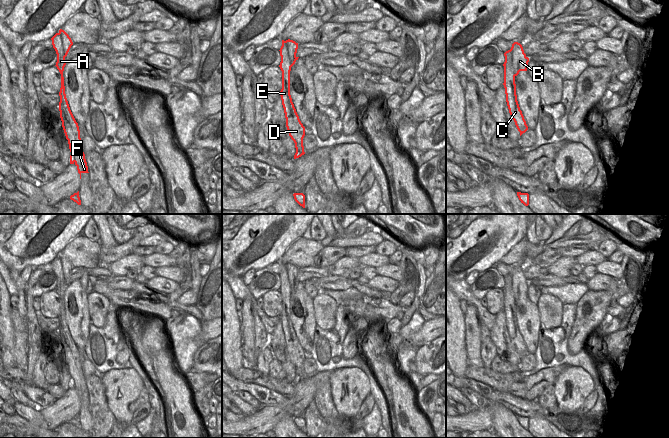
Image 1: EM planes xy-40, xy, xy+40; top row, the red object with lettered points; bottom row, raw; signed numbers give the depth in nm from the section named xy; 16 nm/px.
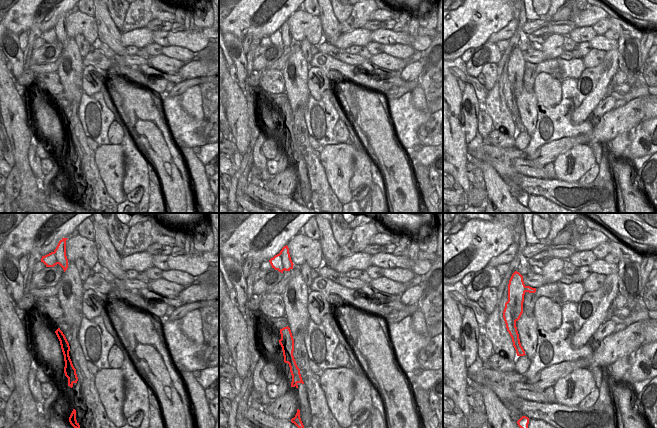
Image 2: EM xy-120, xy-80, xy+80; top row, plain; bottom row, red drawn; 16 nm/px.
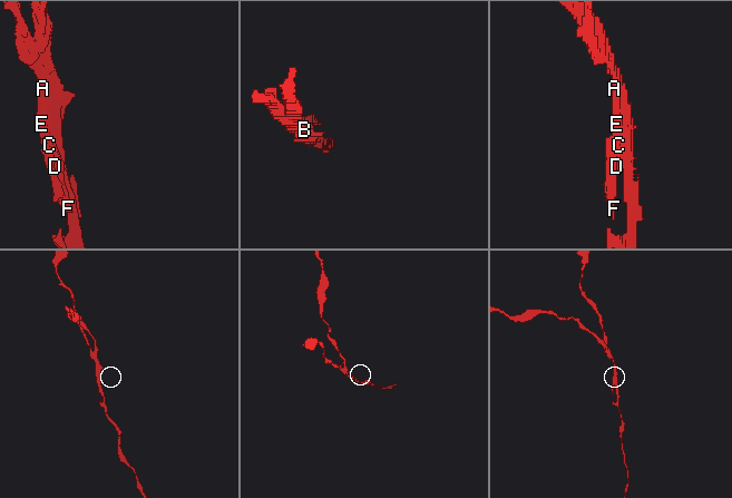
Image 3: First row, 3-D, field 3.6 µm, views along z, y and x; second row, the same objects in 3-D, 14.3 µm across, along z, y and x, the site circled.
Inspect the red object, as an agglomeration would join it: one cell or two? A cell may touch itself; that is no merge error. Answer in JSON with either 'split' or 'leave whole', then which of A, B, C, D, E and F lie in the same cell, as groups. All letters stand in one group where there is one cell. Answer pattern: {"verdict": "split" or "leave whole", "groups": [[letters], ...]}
{"verdict": "split", "groups": [["A", "C", "D", "E", "F"], ["B"]]}

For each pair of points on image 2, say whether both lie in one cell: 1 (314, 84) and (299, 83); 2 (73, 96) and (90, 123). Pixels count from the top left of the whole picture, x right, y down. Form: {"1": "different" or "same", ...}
{"1": "different", "2": "different"}

